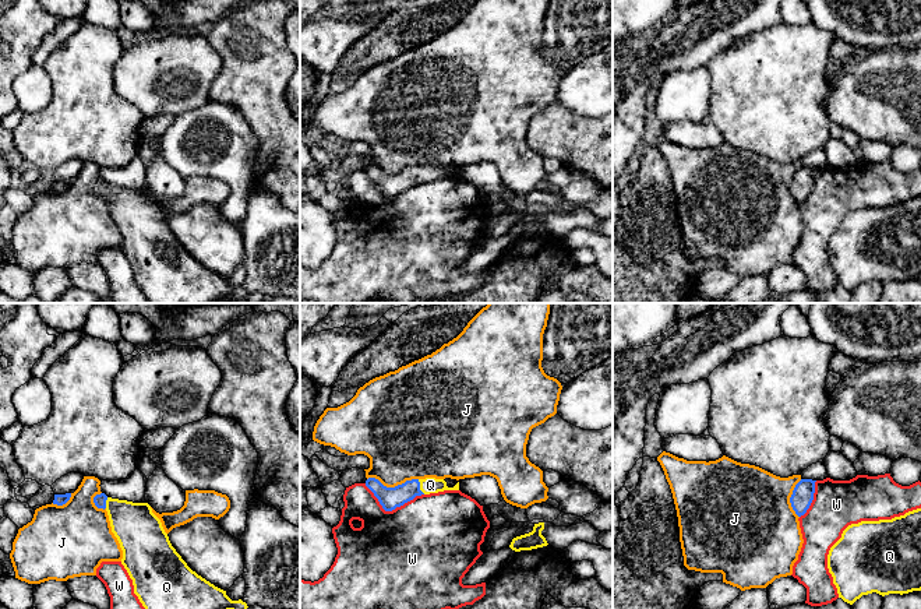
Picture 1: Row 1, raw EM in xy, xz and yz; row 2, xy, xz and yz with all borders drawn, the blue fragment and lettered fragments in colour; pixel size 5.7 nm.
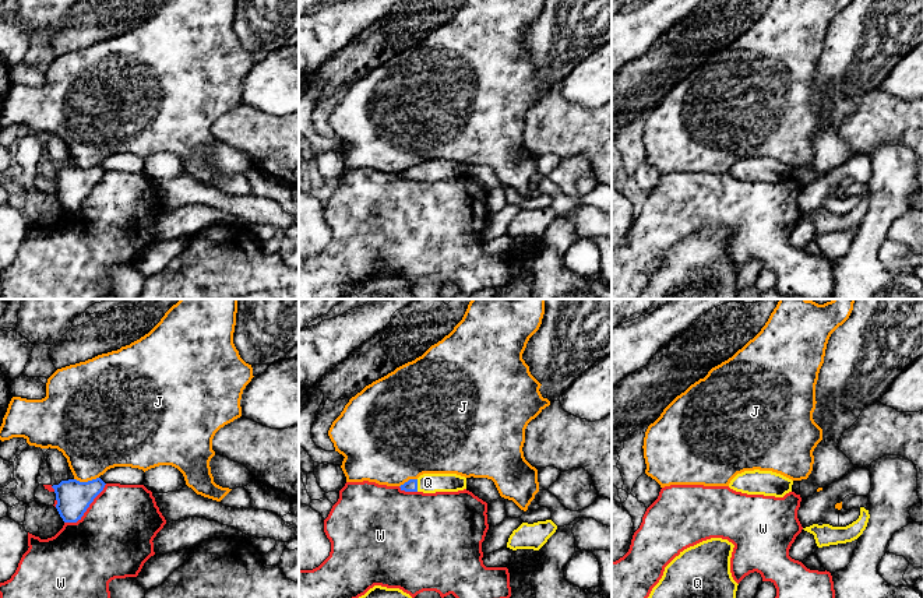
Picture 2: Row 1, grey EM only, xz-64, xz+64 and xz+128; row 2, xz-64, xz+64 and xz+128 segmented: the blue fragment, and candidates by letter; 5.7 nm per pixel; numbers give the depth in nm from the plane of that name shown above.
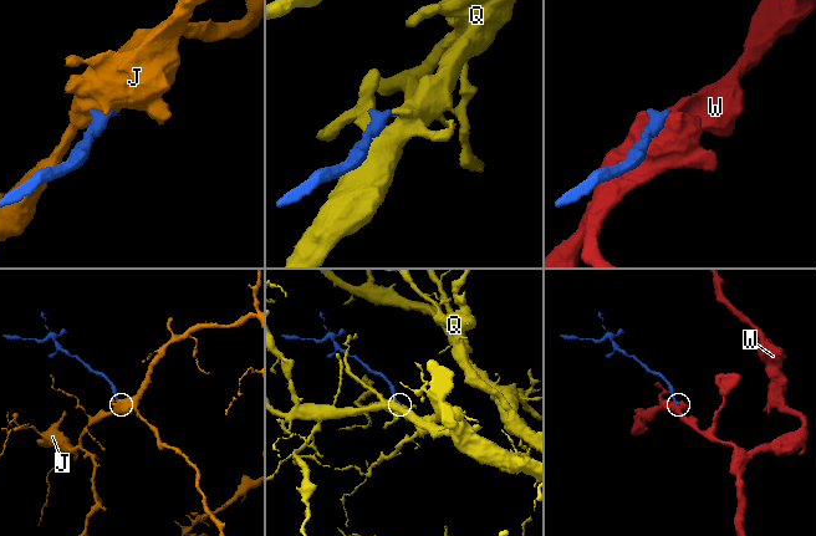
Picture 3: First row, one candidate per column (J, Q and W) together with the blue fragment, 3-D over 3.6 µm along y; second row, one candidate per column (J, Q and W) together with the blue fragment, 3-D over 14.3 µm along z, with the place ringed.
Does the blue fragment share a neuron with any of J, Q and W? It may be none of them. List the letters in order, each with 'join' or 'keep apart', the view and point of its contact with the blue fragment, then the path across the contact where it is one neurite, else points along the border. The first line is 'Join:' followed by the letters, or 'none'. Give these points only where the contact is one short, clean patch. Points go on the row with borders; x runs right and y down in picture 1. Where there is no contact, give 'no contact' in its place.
Join: Q
J: keep apart | xz (392, 488) | along xz (367, 478), (376, 478), (387, 486), (417, 479)
Q: join | xz (419, 486) | across xz (390, 497), (419, 486), (430, 485)
W: keep apart | xz (391, 510)

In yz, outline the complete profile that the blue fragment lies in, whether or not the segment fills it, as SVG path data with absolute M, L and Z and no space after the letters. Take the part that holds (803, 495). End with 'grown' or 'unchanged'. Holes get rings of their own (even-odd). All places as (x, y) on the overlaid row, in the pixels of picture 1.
M801 479L793 490L790 503L798 517L807 513L814 500L815 482L812 479Z; unchanged

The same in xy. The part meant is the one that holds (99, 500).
M96 494L93 503L107 511L112 532L123 550L121 564L133 580L134 594L145 609L247 609L241 599L232 601L226 591L193 571L172 546L160 520L148 503L133 503Z; grown

